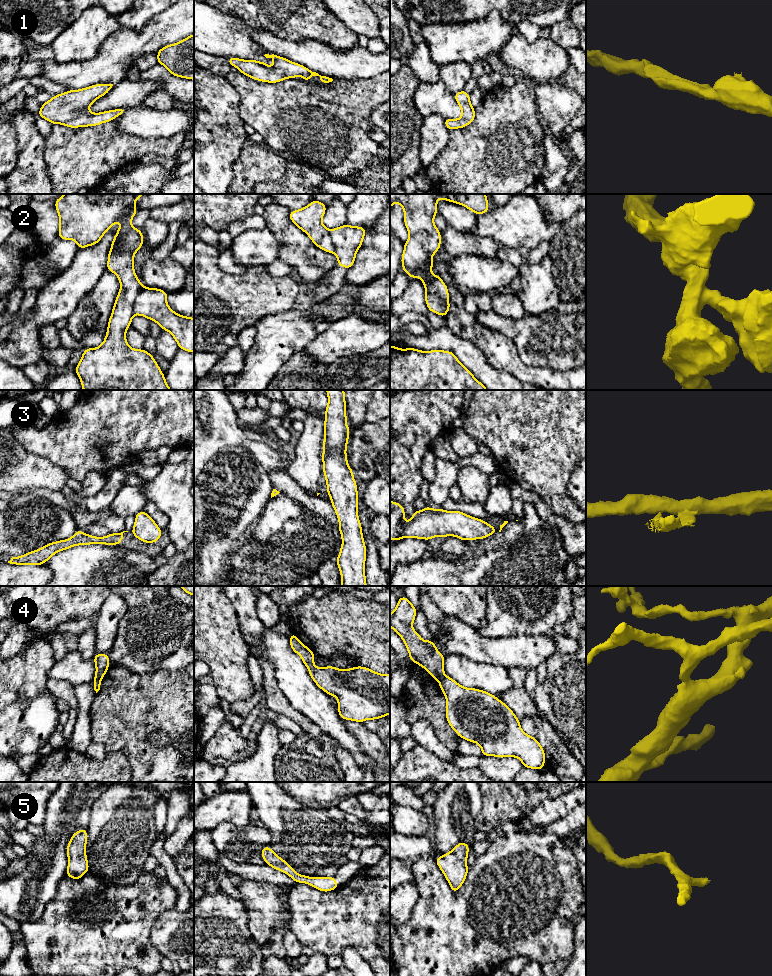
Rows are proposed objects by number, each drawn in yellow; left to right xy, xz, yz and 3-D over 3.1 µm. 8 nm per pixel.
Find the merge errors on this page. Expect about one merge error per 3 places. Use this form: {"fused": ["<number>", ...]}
{"fused": ["2", "3", "4"]}

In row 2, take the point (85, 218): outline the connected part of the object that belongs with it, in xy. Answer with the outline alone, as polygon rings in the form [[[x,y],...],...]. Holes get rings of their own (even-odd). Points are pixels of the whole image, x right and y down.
[[[64,194],[62,197],[55,200],[55,208],[56,208],[58,215],[59,215],[58,237],[63,239],[63,240],[74,240],[78,245],[78,249],[82,249],[82,248],[85,248],[88,246],[93,246],[93,245],[97,244],[101,240],[101,238],[104,236],[104,234],[118,220],[121,221],[120,227],[119,227],[116,235],[113,238],[111,248],[110,248],[110,251],[108,253],[108,261],[107,261],[107,270],[113,272],[118,277],[118,279],[120,281],[120,291],[117,294],[115,304],[113,306],[112,313],[111,313],[111,316],[110,316],[109,321],[108,321],[107,333],[106,333],[106,336],[105,336],[103,343],[99,347],[96,347],[96,348],[86,348],[85,351],[82,353],[82,357],[81,357],[80,362],[75,367],[76,374],[81,381],[81,385],[82,385],[83,390],[172,390],[167,385],[166,380],[165,380],[165,375],[162,373],[162,371],[161,371],[160,367],[158,366],[157,362],[155,361],[154,357],[144,349],[137,350],[137,349],[131,348],[128,345],[127,340],[126,340],[126,331],[131,326],[132,318],[135,315],[134,310],[133,310],[133,305],[134,305],[134,302],[135,302],[137,295],[139,294],[139,292],[143,288],[143,284],[140,282],[140,280],[138,279],[138,277],[134,271],[134,255],[144,244],[143,234],[142,234],[142,230],[136,229],[132,226],[131,221],[132,221],[132,218],[136,215],[136,213],[138,211],[135,207],[135,201],[139,197],[142,197],[144,195],[145,194]]]

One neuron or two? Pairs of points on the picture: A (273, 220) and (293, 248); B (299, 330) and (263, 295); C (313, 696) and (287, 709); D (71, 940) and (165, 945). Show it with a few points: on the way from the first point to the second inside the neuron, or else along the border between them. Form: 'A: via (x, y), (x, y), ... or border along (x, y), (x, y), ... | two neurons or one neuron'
A: via (280, 227), (293, 241) | one neuron
B: border along (294, 304), (286, 310), (265, 315), (259, 321) | two neurons
C: border along (279, 687), (288, 702), (311, 721) | two neurons
D: border along (154, 921), (151, 927), (151, 944), (164, 956) | two neurons

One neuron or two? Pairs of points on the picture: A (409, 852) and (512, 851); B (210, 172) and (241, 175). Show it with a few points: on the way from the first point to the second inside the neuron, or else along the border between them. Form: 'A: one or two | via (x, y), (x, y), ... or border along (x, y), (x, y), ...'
A: two | border along (417, 858), (410, 862)
B: two | border along (241, 152), (232, 166), (232, 181), (230, 183)

